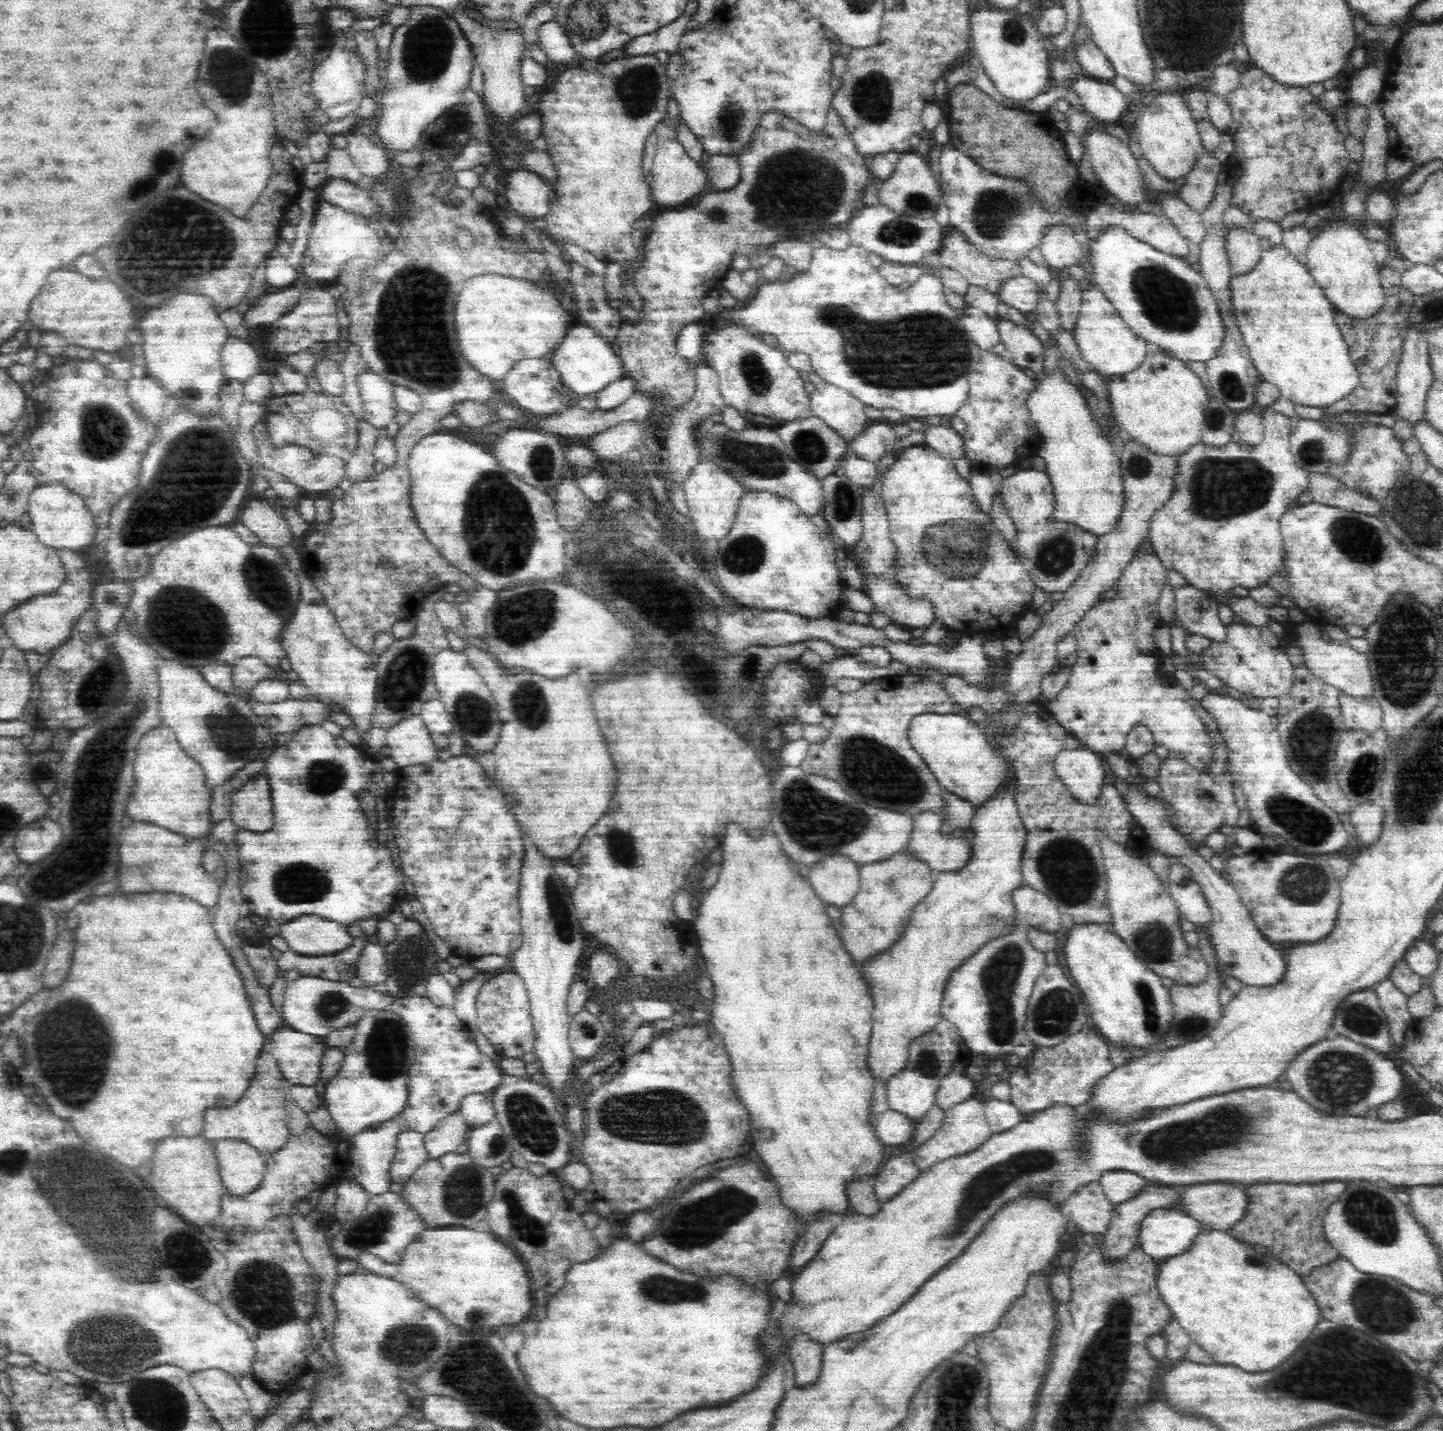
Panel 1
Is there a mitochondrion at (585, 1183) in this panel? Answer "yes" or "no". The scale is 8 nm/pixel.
no

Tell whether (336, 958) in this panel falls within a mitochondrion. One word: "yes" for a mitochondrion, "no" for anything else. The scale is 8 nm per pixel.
no

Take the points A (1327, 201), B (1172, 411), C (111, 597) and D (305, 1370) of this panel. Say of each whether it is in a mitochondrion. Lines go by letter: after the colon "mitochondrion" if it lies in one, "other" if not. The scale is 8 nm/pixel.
A: other
B: other
C: mitochondrion
D: other

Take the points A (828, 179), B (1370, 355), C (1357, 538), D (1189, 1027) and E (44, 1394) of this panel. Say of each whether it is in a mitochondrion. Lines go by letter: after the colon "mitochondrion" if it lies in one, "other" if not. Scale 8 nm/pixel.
A: mitochondrion
B: mitochondrion
C: mitochondrion
D: mitochondrion
E: mitochondrion

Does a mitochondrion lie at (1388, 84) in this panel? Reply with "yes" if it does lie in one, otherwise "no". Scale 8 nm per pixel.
no

